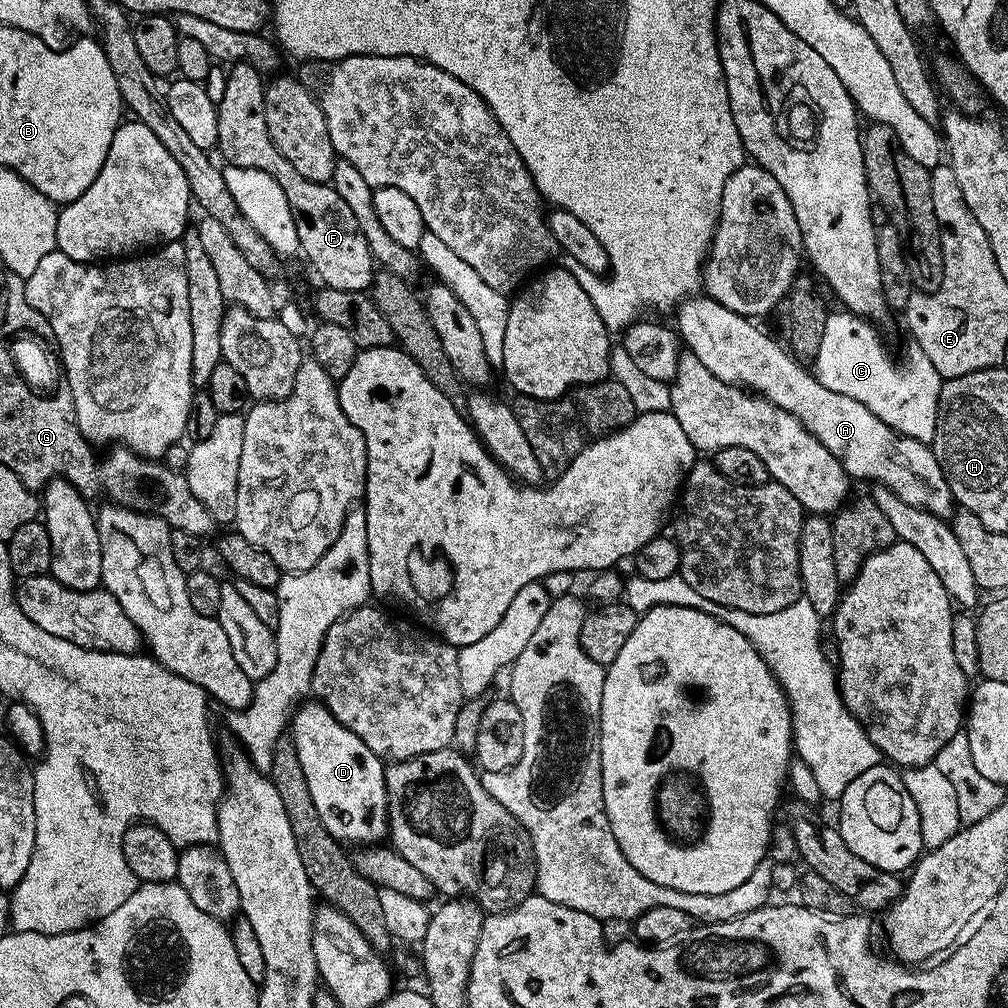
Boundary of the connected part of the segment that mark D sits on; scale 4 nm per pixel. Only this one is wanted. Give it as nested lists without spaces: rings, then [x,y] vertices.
[[[308,702],[301,703],[290,717],[290,739],[296,747],[298,762],[302,762],[302,774],[306,774],[306,786],[310,786],[310,798],[314,798],[314,806],[318,806],[322,826],[326,826],[326,830],[330,830],[330,834],[336,840],[341,842],[349,840],[352,844],[360,844],[356,846],[372,846],[383,841],[380,839],[385,839],[388,836],[388,799],[386,798],[386,782],[384,781],[385,761],[376,756],[374,750],[370,750],[370,746],[366,746],[366,742],[362,742],[362,738],[358,738],[350,730],[346,730],[346,726],[342,726],[342,722],[338,722],[338,718],[334,718],[334,714],[330,714],[330,710],[324,704],[319,702],[306,703]]]

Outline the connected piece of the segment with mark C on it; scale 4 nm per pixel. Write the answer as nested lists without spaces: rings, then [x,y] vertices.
[[[847,310],[829,311],[822,343],[814,361],[814,375],[826,390],[846,394],[854,402],[862,402],[870,414],[882,418],[886,426],[904,436],[931,445],[936,429],[938,398],[942,377],[934,370],[934,362],[922,354],[914,342],[901,364],[895,364],[882,337],[876,333],[877,325]]]

